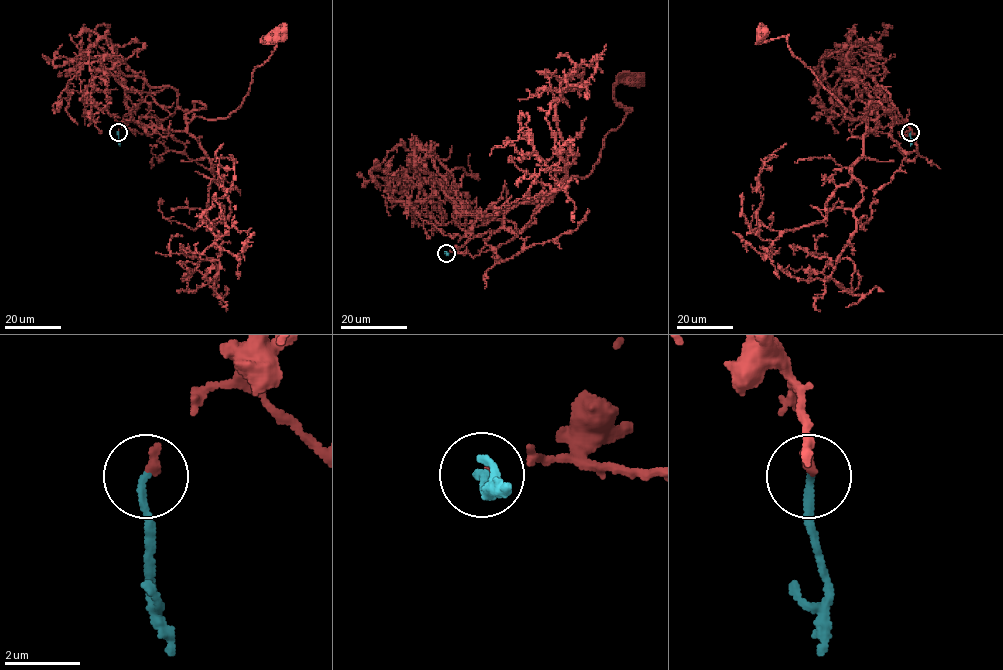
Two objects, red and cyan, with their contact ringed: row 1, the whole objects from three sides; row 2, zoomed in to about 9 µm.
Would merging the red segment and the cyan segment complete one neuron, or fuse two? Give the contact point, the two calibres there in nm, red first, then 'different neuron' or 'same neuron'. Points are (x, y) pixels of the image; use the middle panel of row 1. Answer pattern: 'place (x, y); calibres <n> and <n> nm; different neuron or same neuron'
place (446, 253); calibres 240 and 200 nm; same neuron

